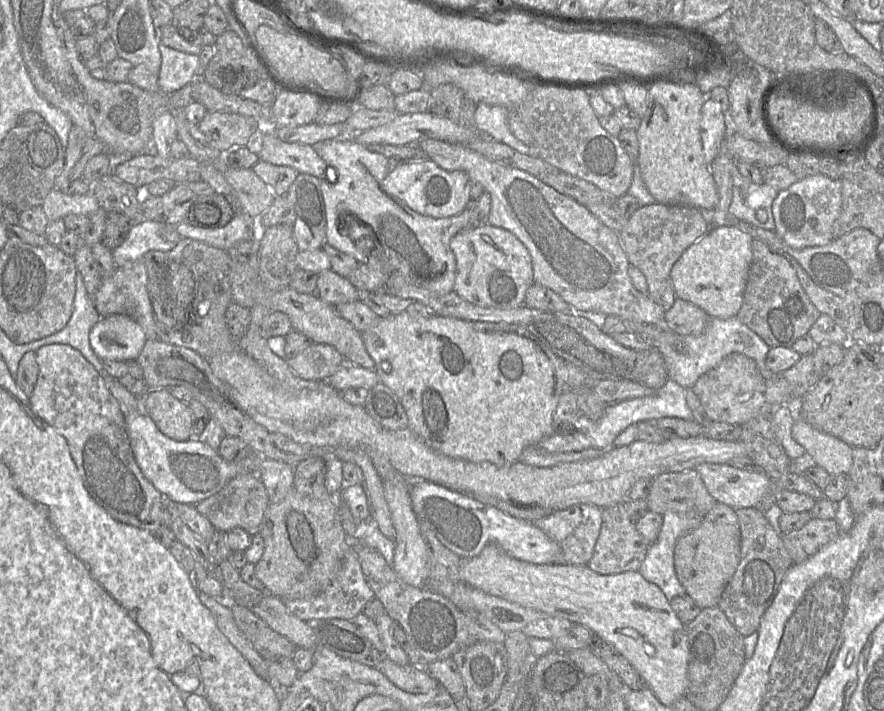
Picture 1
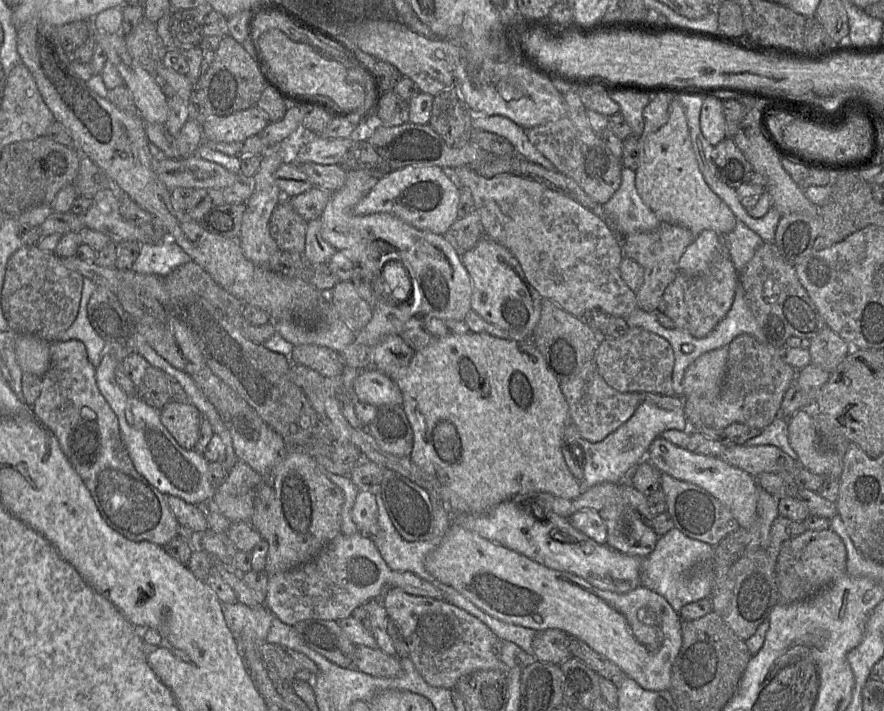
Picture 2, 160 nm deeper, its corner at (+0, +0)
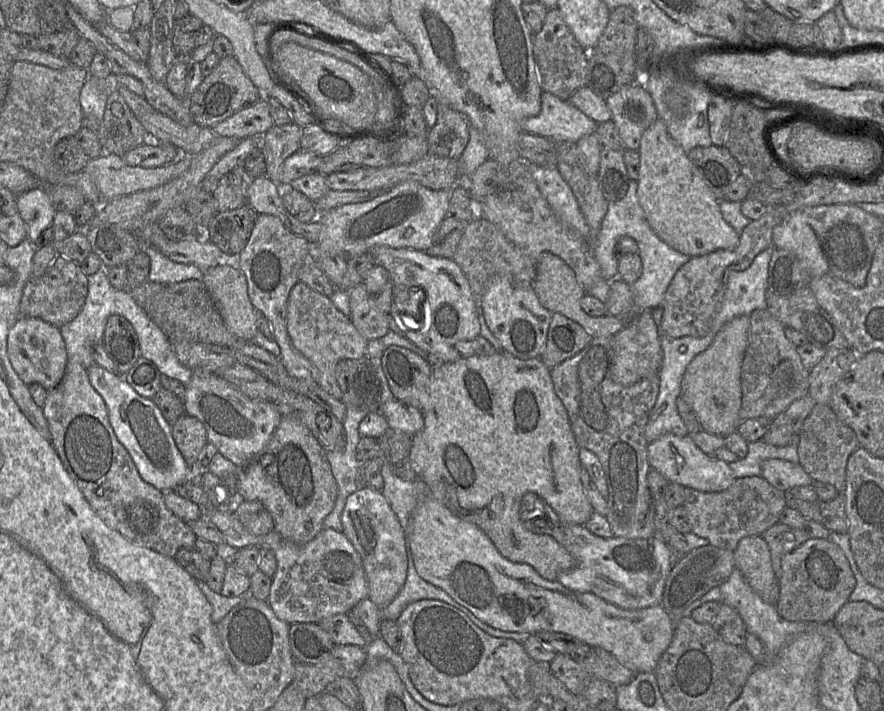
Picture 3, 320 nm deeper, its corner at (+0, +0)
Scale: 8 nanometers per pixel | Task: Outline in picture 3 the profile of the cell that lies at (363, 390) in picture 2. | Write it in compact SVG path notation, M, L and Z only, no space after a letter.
M395 398L385 402L380 413L386 418L391 429L402 431L412 437L424 428L422 412Z

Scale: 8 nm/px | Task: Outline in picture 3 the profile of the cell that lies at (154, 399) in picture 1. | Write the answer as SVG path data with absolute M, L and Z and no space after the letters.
M184 414L171 425L171 430L176 446L186 463L191 467L199 467L199 455L208 443L203 424L198 419Z

